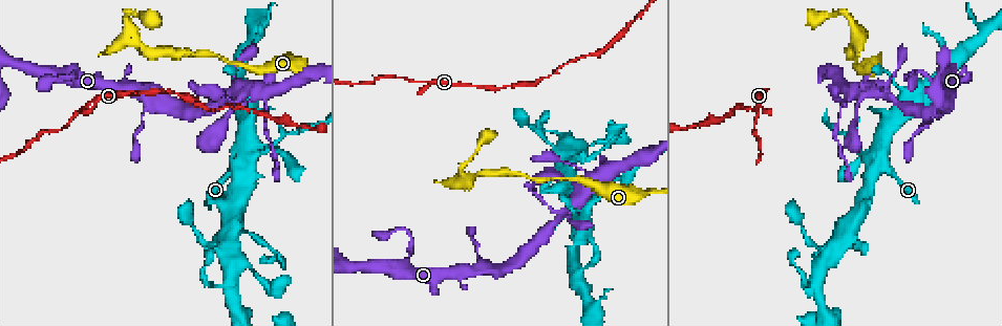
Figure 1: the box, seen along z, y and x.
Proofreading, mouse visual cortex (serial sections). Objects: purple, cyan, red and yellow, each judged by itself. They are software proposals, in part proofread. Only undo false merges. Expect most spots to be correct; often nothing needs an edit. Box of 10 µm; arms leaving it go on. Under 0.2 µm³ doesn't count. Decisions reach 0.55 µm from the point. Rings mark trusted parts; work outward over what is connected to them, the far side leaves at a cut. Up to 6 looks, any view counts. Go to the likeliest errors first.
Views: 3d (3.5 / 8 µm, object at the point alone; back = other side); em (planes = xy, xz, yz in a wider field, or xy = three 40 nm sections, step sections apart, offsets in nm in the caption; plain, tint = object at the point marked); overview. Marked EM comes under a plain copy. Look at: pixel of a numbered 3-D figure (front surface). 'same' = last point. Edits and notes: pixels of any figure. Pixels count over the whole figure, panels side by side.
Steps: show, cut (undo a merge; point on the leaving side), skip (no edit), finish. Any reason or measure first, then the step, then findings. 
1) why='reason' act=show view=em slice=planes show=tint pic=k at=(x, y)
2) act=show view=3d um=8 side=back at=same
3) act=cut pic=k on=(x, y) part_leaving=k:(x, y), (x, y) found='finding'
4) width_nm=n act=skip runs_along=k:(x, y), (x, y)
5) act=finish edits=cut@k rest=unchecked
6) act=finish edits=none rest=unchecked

why='thick turns thin' act=show view=3d um=3.5 pic=1 at=(265, 151)

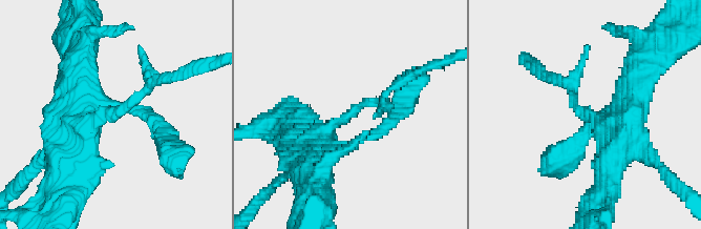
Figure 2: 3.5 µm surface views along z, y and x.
arm_widths_nm=150,400 act=show view=em slice=planes show=tint pic=2 at=(590, 116)

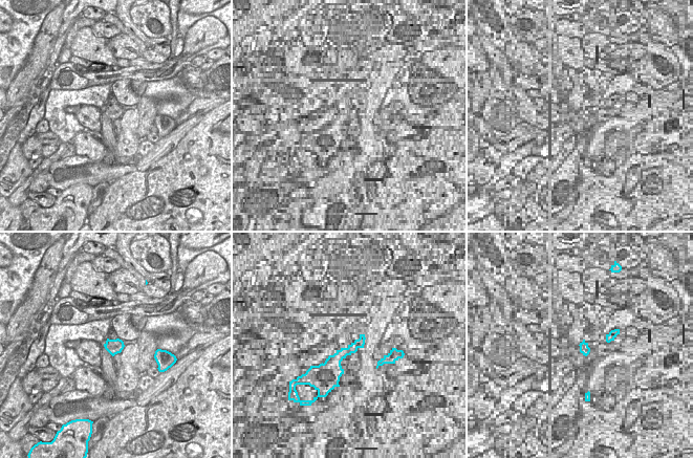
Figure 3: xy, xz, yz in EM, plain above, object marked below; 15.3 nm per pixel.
width_nm=220 act=skip runs_along=2:(68, 150), (81, 124), (158, 79) found='continuous, no second cell'

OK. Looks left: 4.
why='a narrow waist' act=show view=3d um=3.5 pic=1 at=(399, 77)

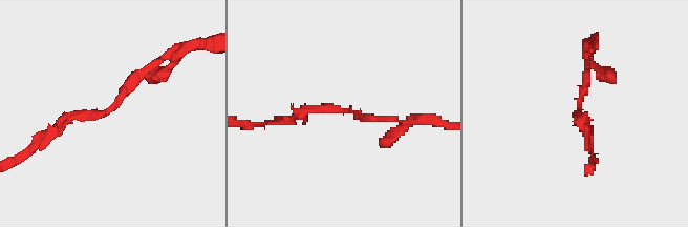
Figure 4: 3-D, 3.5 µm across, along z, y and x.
why='now the EM' act=show view=em slice=xy step=5 show=tint pic=4 at=(112, 105)

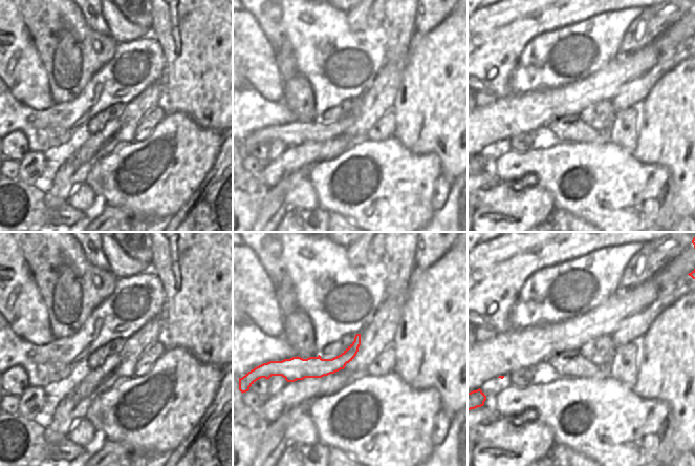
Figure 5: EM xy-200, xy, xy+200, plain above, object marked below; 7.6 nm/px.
act=skip runs_along=5:(357, 337), (333, 365), (282, 363) found='all the same cell'

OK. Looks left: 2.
why='narrows sharply' act=show view=3d um=3.5 pic=1 at=(562, 178)

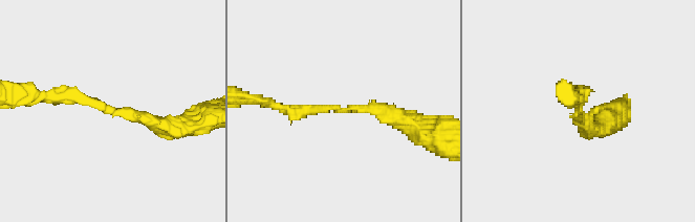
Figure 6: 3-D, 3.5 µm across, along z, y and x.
arm_widths_nm=200,250 why='need the tissue' act=show view=em slice=xy step=1 show=tint pic=6 at=(580, 108)

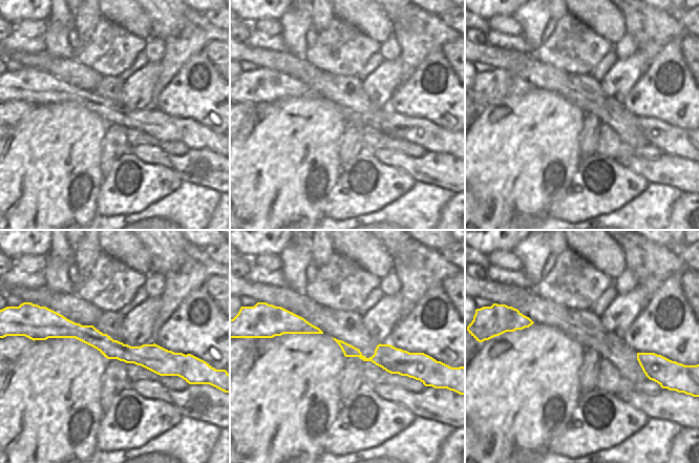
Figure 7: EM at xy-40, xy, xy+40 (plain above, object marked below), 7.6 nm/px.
width_nm=100 act=skip runs_along=6:(169, 126), (85, 97), (40, 94) found='continuous, no second cell'

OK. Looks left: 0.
act=finish edits=none rest=unchecked

